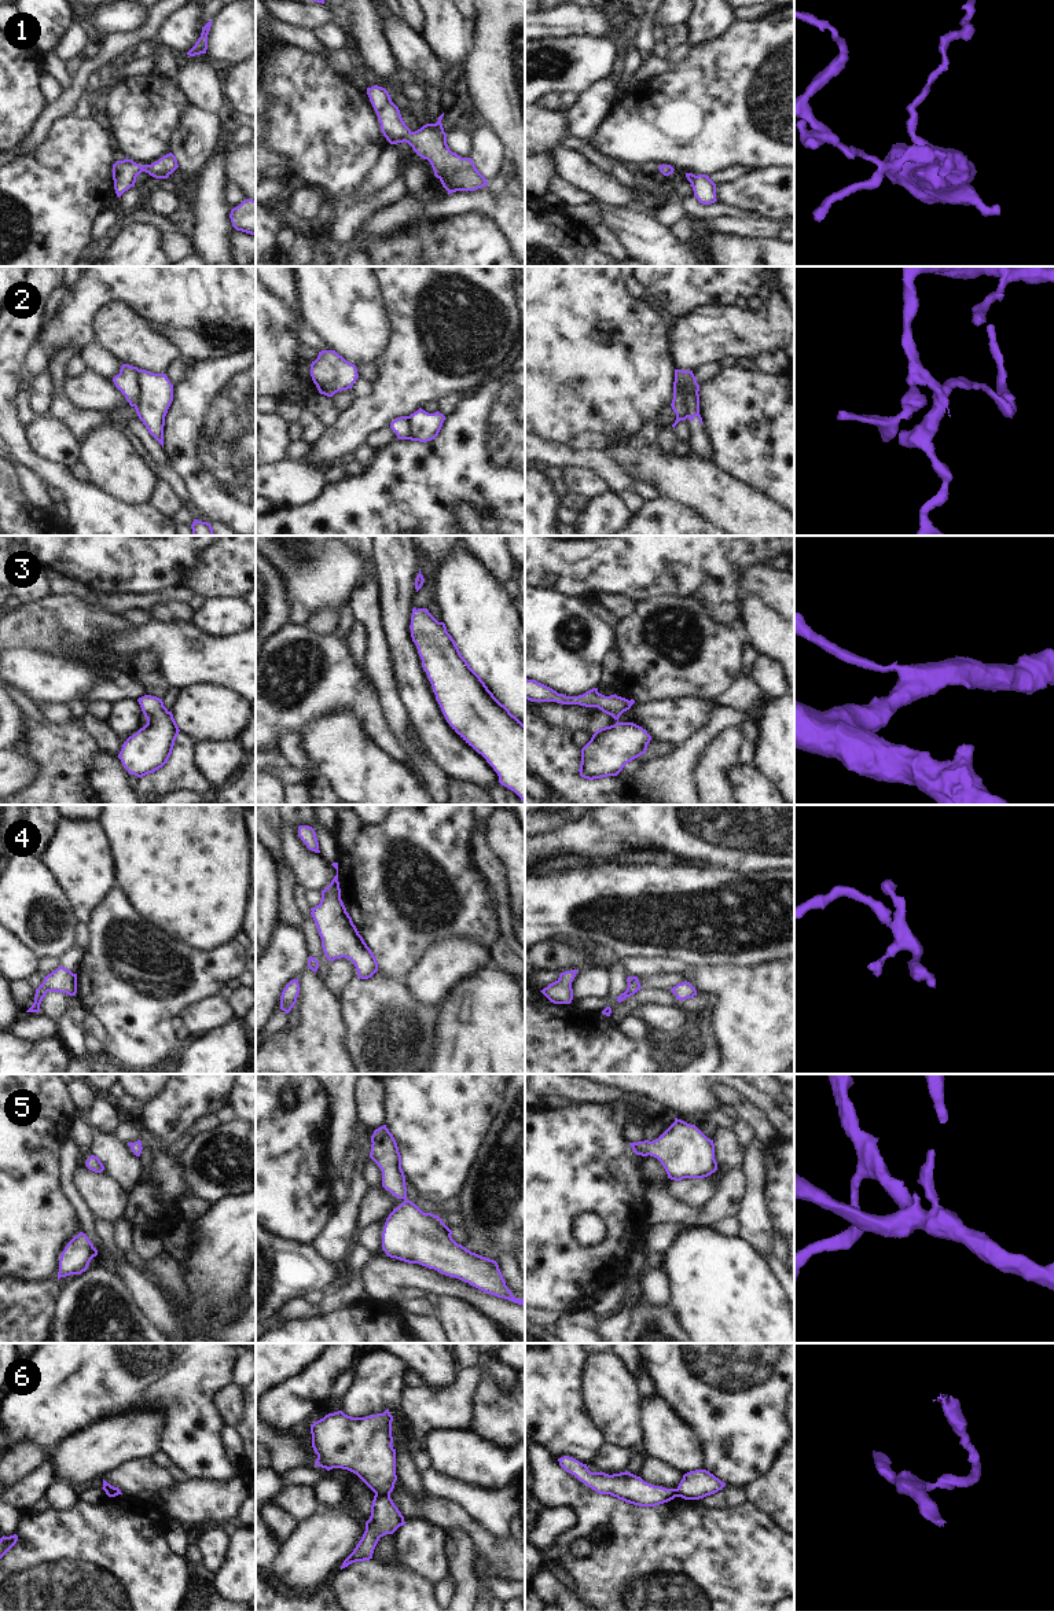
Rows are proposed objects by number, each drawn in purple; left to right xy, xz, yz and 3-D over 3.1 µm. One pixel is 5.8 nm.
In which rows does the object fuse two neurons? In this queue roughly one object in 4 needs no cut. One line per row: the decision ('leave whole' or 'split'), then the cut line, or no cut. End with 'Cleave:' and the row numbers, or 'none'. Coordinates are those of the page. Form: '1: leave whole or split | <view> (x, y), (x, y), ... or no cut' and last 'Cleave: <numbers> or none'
1: leave whole | no cut
2: split | xy (140, 370), (138, 374), (139, 401), (135, 407)
3: leave whole | no cut
4: leave whole | no cut
5: leave whole | no cut
6: split | xz (375, 1493), (389, 1496)
Cleave: 2, 6

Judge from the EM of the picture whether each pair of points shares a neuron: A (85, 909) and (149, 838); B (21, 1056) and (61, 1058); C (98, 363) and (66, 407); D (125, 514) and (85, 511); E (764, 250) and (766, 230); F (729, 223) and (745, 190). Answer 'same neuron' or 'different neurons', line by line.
A: different neurons
B: same neuron
C: different neurons
D: same neuron
E: different neurons
F: different neurons

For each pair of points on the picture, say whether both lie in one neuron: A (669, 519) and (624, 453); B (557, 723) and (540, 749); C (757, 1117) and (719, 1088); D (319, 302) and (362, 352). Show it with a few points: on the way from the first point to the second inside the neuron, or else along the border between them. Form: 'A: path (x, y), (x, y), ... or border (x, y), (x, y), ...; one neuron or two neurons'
A: border (661, 495), (691, 508); two neurons
B: border (539, 720), (553, 729), (565, 731), (572, 735); two neurons
C: path (748, 1111), (734, 1098), (729, 1096); one neuron
D: path (331, 315), (356, 339); one neuron

